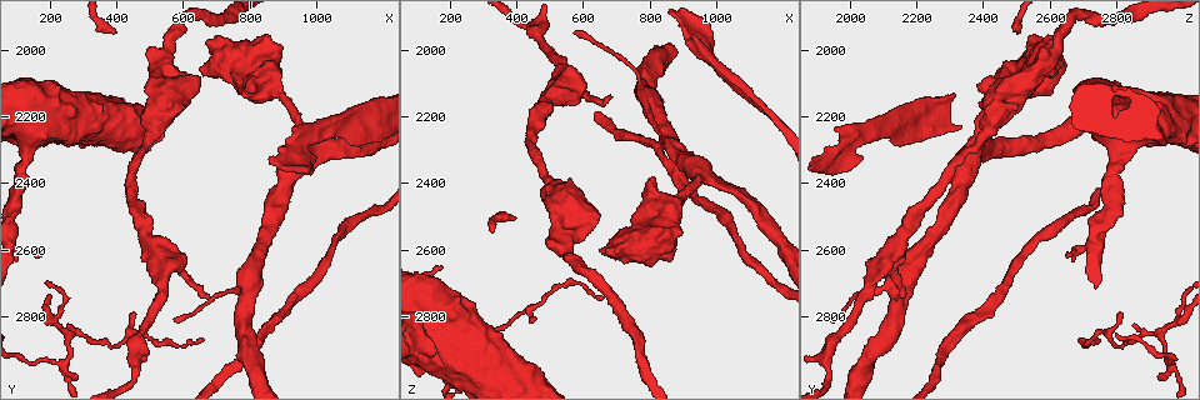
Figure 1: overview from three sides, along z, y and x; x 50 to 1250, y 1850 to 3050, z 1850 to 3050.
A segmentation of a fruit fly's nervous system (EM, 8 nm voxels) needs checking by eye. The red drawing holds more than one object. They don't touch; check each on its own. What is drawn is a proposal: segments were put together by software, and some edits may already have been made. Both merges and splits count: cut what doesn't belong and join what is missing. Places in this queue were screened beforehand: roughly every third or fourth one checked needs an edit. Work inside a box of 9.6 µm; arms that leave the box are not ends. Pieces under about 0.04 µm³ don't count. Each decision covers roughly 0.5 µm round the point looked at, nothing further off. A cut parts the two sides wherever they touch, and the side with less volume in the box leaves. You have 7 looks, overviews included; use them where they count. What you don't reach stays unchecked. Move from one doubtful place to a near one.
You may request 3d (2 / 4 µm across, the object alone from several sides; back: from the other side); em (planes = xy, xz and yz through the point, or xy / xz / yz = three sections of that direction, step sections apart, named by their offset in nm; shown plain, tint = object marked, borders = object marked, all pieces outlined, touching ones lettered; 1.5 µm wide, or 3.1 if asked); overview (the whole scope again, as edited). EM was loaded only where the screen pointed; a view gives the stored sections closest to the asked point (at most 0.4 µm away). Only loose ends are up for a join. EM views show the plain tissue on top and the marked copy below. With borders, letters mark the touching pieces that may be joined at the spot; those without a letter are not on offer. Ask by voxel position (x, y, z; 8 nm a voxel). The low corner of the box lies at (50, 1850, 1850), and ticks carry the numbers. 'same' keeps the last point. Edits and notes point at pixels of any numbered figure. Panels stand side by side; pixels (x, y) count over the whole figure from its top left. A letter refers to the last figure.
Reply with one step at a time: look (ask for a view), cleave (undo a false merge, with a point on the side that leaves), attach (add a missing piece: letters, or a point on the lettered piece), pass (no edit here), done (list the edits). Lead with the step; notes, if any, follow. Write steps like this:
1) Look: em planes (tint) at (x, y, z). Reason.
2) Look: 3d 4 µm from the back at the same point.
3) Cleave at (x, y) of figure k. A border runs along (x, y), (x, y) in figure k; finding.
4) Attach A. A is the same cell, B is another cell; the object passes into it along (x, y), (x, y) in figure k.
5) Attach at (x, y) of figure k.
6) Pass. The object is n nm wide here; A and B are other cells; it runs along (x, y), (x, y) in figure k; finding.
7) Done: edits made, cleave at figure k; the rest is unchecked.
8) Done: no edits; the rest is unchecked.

Look: em planes (borders) at (290, 2990, 2910). Free end.

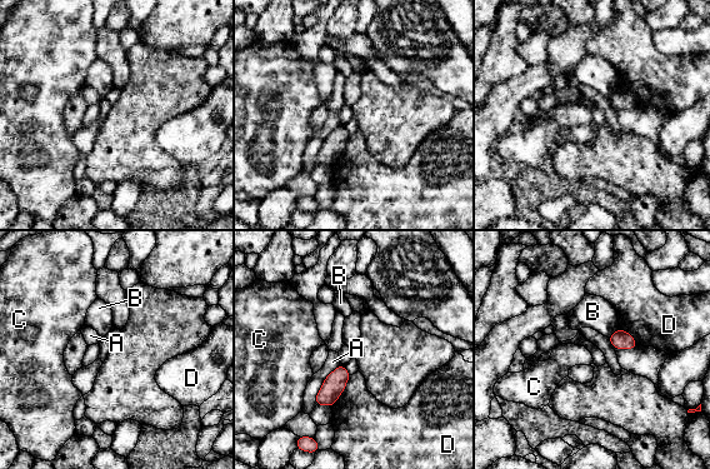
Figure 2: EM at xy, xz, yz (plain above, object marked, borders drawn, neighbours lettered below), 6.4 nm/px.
Pass. A, B, C and D are other cells; a border runs along (339, 364), (325, 378), (315, 404) in figure 2; none of them fits.

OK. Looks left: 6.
Look: em planes (borders) at (570, 2810, 1960). Free end.

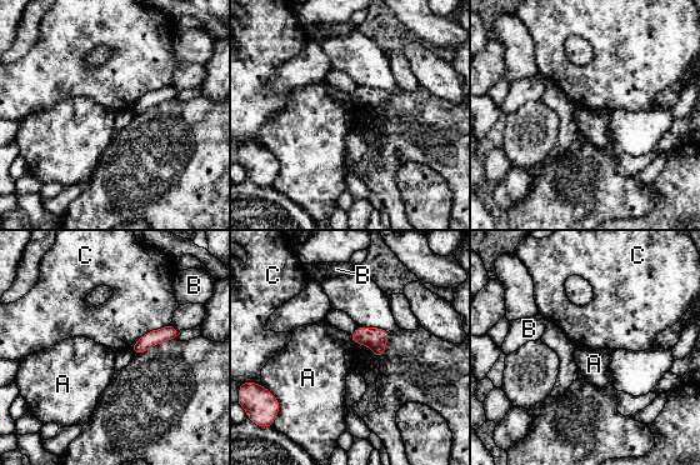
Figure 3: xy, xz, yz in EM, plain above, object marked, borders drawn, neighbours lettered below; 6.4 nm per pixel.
Pass. A, B and C are other cells; a border runs along (350, 335), (355, 344) in figure 3; none of them fits.

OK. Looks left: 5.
Look: 3d 2 µm at (680, 2750, 2150). Tapers out.

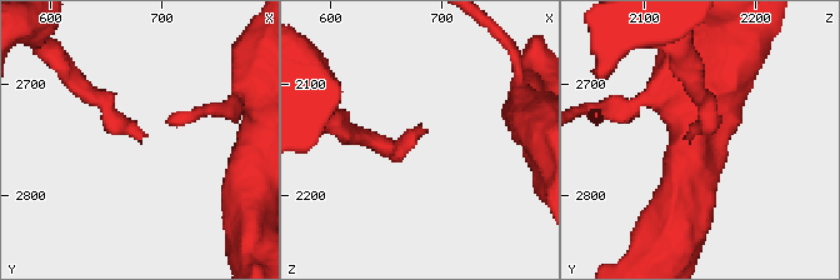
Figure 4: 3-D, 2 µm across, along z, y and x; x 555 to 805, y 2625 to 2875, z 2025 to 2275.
Look: em planes (borders) at (682, 2748, 2142). Need the tissue.

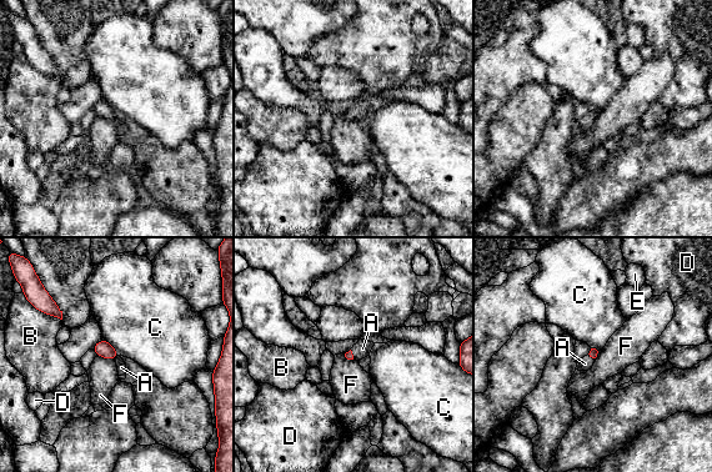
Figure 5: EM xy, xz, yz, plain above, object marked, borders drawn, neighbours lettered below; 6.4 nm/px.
Attach A. The longest contact is with B, 160 nm; A is the same cell, B, C, D, E and F are other cells; it goes on there.

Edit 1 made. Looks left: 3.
Done: edits made, attach at figure 5; the rest is unchecked.

